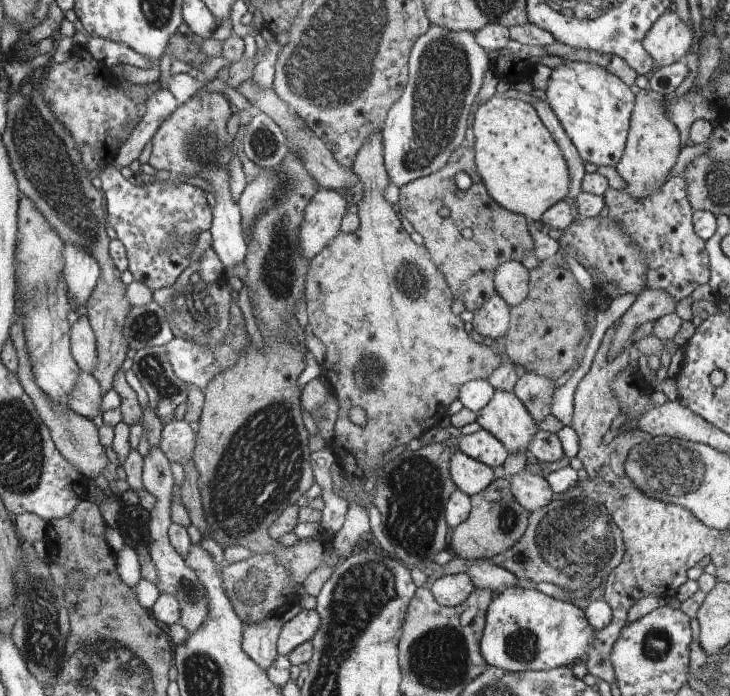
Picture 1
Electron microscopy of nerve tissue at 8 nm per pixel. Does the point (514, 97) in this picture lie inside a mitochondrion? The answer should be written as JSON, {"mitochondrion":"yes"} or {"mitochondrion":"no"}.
{"mitochondrion":"no"}

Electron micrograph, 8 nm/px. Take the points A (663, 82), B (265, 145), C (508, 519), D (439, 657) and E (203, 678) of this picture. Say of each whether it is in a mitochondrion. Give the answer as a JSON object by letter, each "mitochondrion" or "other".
{"A":"other","B":"mitochondrion","C":"mitochondrion","D":"mitochondrion","E":"mitochondrion"}

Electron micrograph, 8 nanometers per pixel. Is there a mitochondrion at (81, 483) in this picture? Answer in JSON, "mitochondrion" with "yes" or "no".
{"mitochondrion":"no"}

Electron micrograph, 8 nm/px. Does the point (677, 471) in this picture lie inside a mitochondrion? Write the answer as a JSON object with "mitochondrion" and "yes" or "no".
{"mitochondrion":"yes"}

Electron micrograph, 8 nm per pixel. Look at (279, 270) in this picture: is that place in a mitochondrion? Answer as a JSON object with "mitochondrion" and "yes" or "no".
{"mitochondrion":"yes"}

